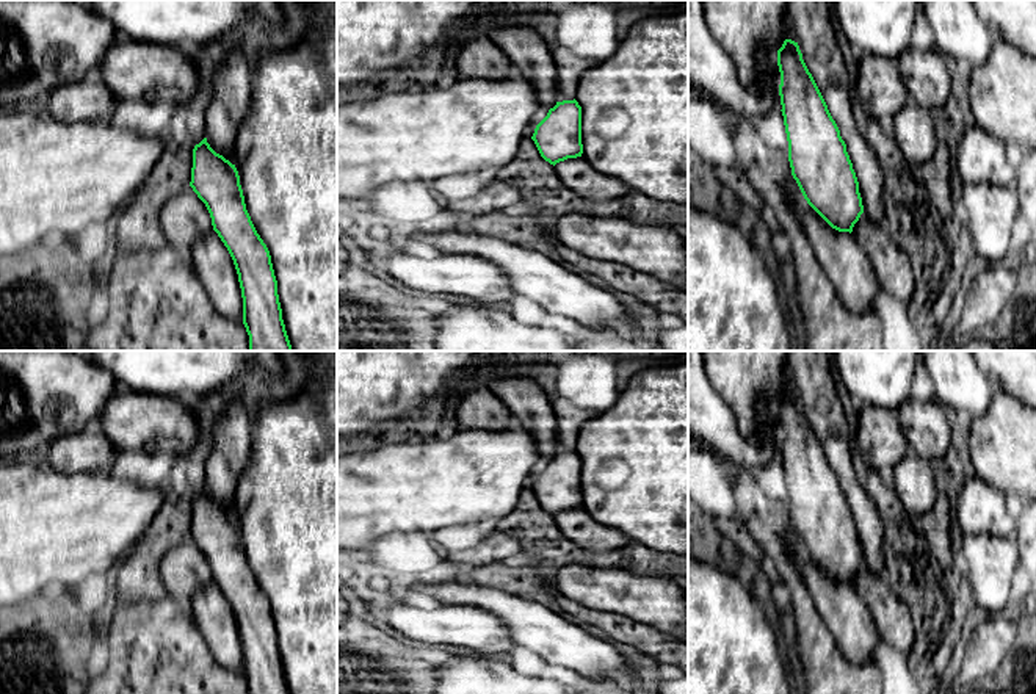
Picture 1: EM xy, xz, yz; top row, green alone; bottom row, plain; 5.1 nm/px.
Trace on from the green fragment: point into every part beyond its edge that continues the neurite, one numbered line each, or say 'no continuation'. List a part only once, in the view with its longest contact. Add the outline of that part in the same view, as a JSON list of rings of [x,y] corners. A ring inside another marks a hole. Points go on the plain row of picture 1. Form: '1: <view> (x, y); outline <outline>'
1: yz (812, 372); outline [[[790,351],[790,371],[802,410],[846,495],[864,564],[884,578],[882,520],[854,470],[846,414],[835,389],[837,376],[829,351]]]

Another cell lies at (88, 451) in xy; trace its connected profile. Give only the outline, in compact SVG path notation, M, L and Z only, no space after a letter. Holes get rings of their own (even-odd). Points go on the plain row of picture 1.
M97 425L63 436L47 448L45 465L60 473L107 473L116 470L118 448Z

